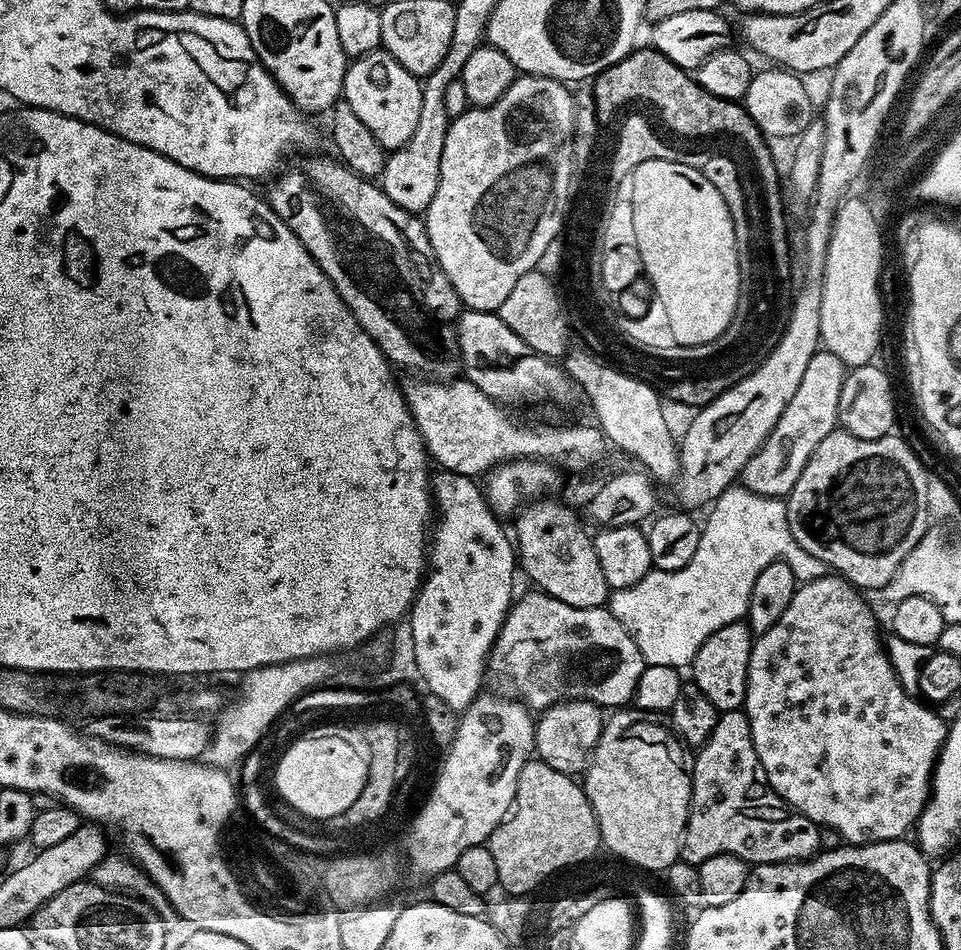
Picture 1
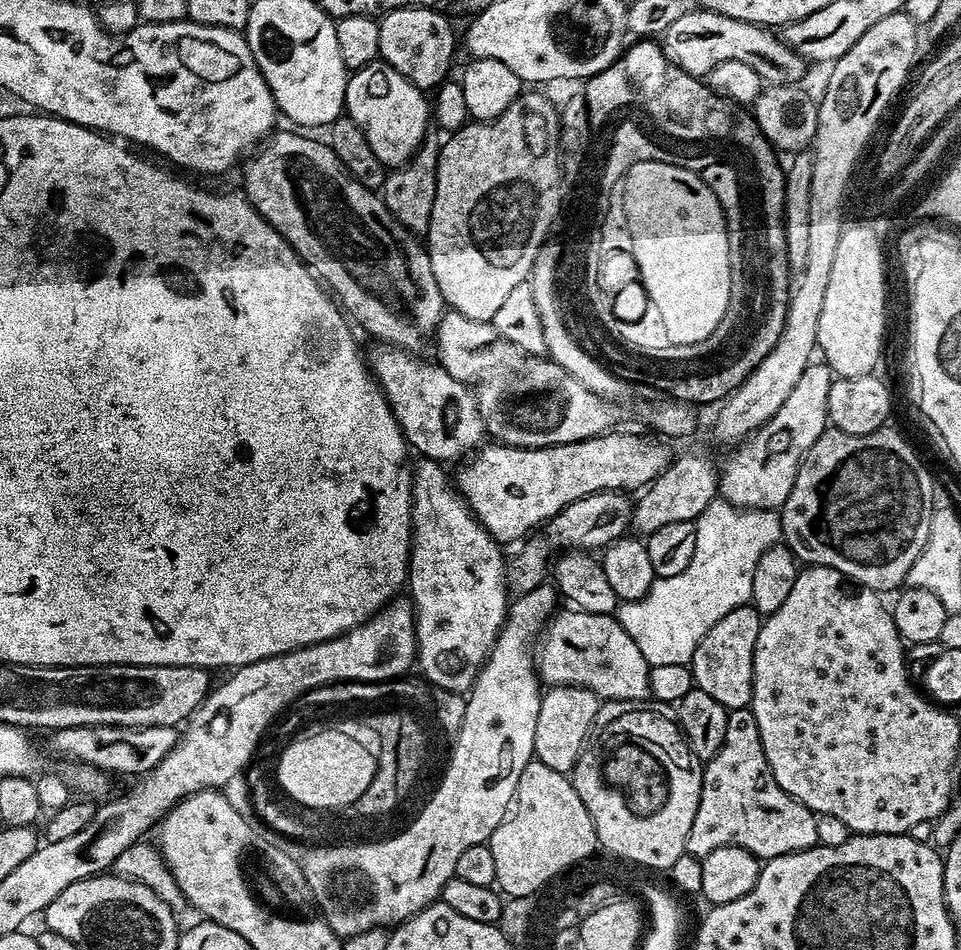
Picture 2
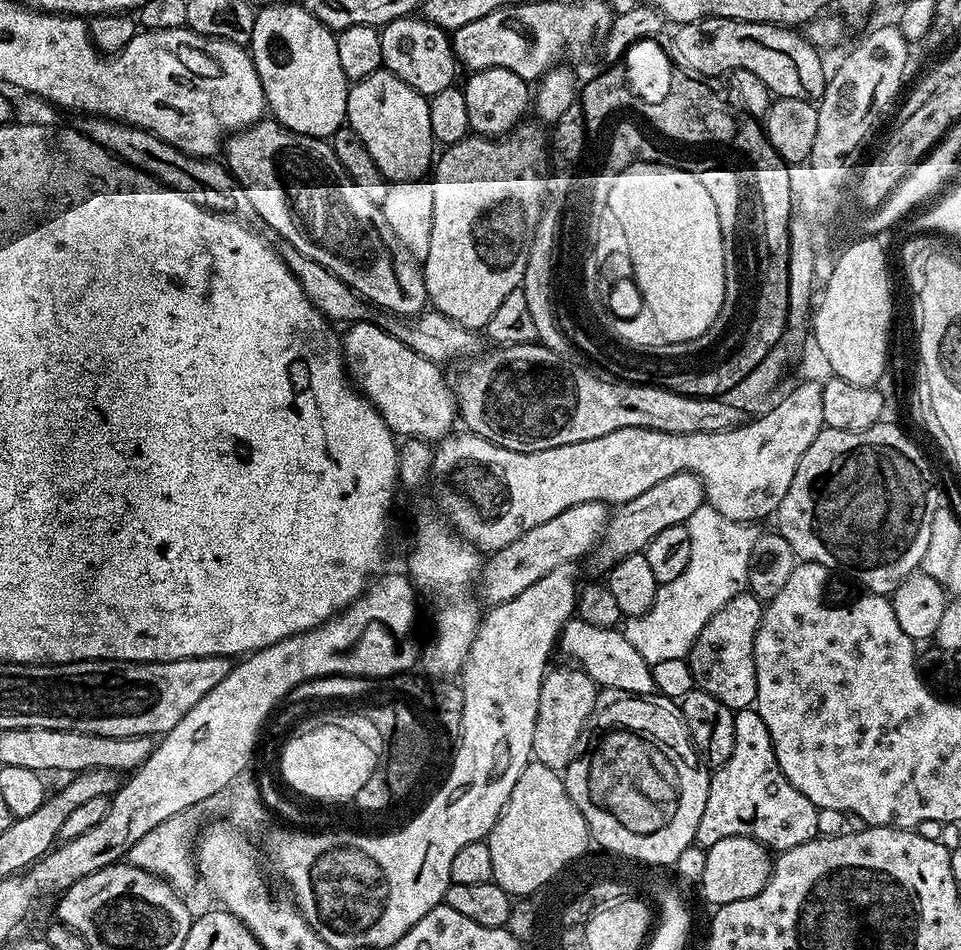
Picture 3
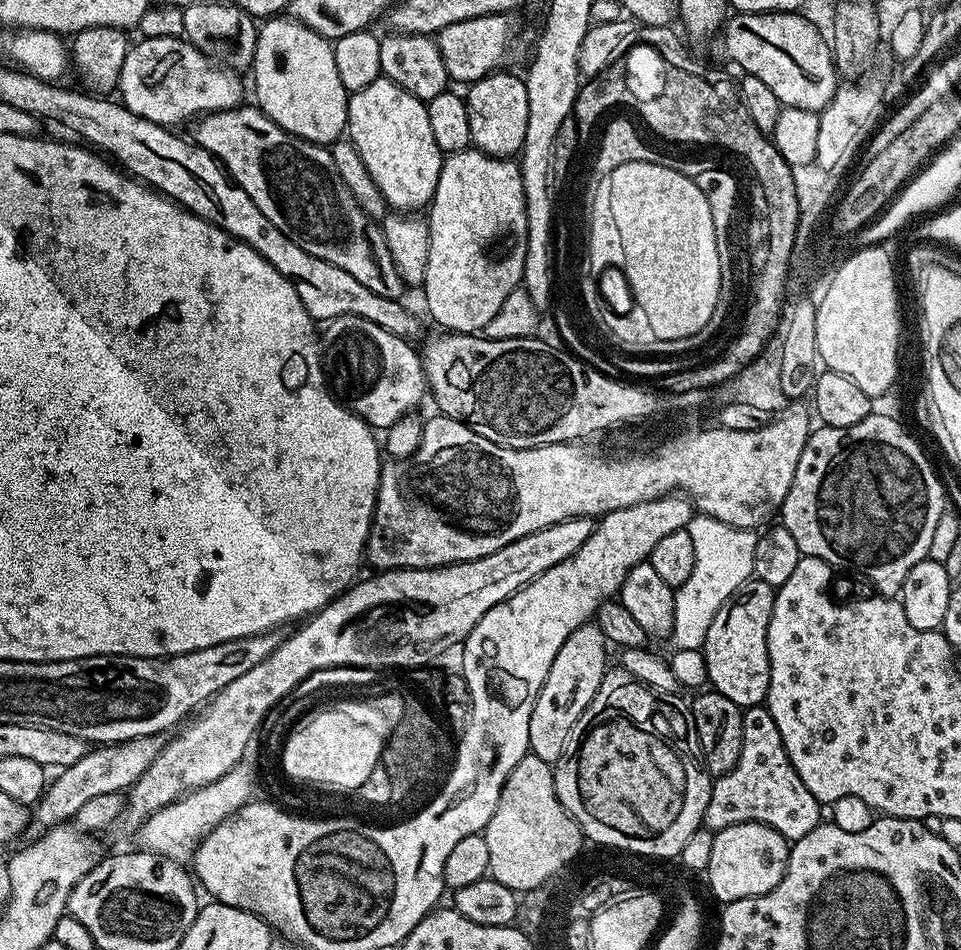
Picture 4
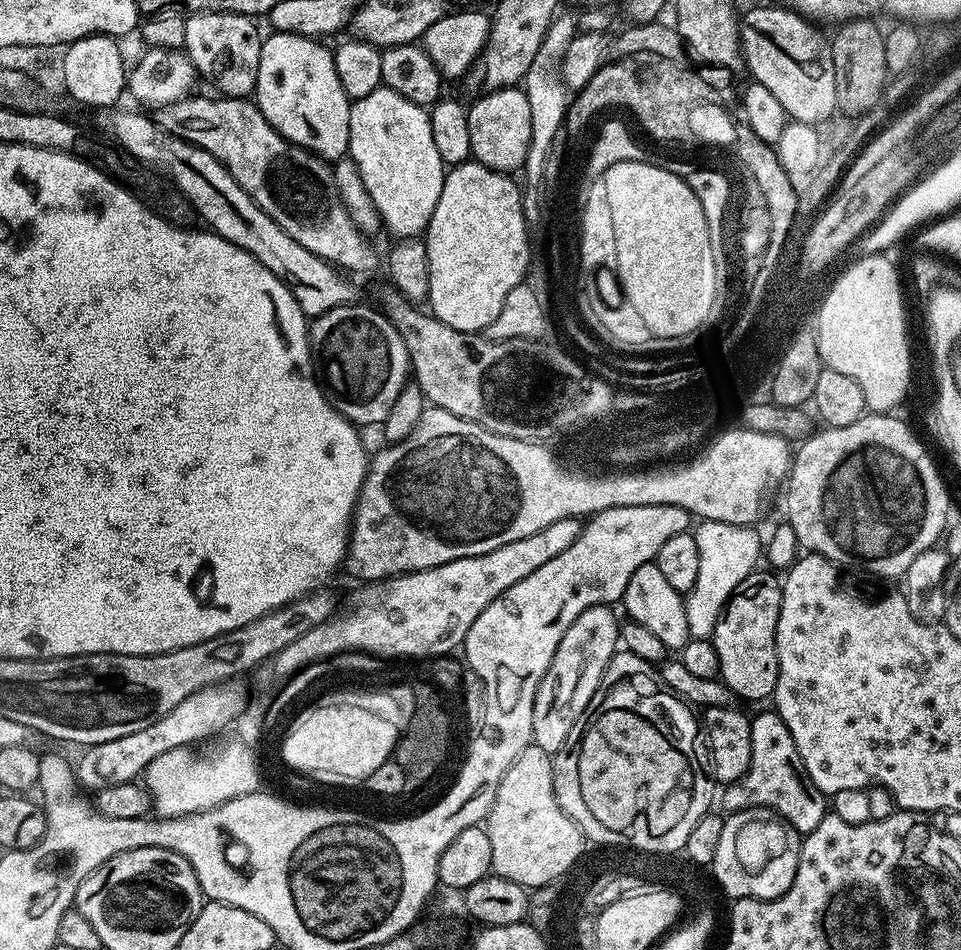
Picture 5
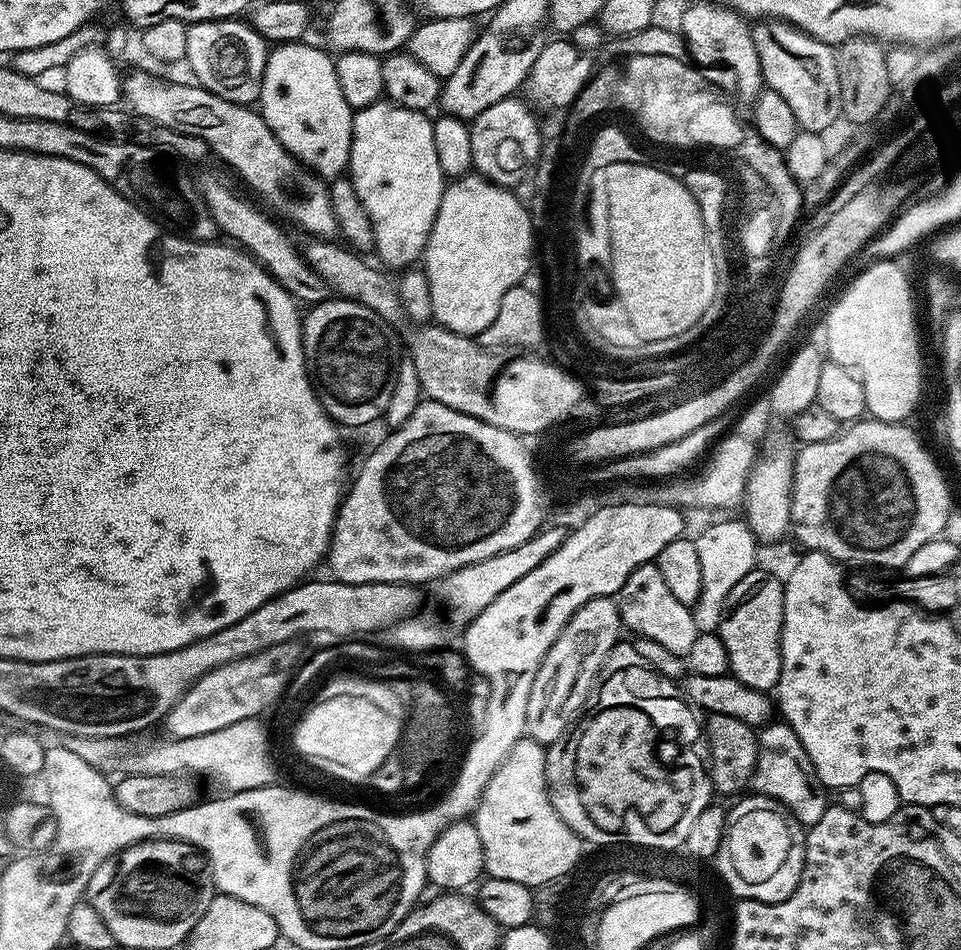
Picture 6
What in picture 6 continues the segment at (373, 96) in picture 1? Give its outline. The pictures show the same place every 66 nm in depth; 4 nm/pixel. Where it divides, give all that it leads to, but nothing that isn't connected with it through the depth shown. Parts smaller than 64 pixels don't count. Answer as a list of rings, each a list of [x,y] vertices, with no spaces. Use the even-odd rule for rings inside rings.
[[[384,98],[365,108],[355,109],[346,172],[354,186],[354,194],[358,194],[358,200],[370,218],[370,226],[374,228],[374,252],[380,255],[379,263],[395,270],[415,265],[428,245],[428,235],[434,226],[446,187],[446,177],[442,166],[438,166],[438,153],[434,151],[432,120],[423,112],[406,110]]]

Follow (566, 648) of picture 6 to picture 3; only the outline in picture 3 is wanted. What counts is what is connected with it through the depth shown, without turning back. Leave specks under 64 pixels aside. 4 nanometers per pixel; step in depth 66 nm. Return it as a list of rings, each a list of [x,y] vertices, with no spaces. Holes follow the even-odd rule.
[[[583,667],[580,668],[564,668],[561,672],[549,671],[544,677],[538,694],[538,714],[534,722],[532,756],[535,763],[550,766],[558,773],[563,773],[572,761],[582,730],[596,705],[598,687],[596,688],[595,682],[592,681],[593,673]]]

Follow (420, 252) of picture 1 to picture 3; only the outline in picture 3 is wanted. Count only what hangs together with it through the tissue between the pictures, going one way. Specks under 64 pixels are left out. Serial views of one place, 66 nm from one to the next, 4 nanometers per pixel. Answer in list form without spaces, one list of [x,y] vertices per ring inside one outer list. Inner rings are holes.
[[[261,118],[248,128],[242,128],[227,137],[222,148],[226,167],[237,184],[246,190],[253,213],[261,216],[281,237],[283,243],[294,246],[306,258],[314,258],[330,274],[342,278],[369,304],[393,316],[419,316],[429,303],[421,265],[398,242],[390,222],[382,214],[379,204],[370,202],[362,191],[342,170],[342,162],[334,154],[331,143],[319,136],[298,134],[282,126],[274,118]]]

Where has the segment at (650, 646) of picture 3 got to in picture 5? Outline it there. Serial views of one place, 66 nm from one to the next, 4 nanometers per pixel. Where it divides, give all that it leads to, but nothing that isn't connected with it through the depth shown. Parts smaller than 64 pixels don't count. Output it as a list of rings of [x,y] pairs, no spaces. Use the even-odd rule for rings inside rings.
[[[700,520],[695,525],[694,535],[698,542],[698,579],[684,596],[686,626],[693,640],[707,640],[718,626],[718,614],[726,606],[730,594],[751,572],[757,571],[756,564],[762,560],[762,538],[755,527],[746,524],[727,524],[713,520]]]

